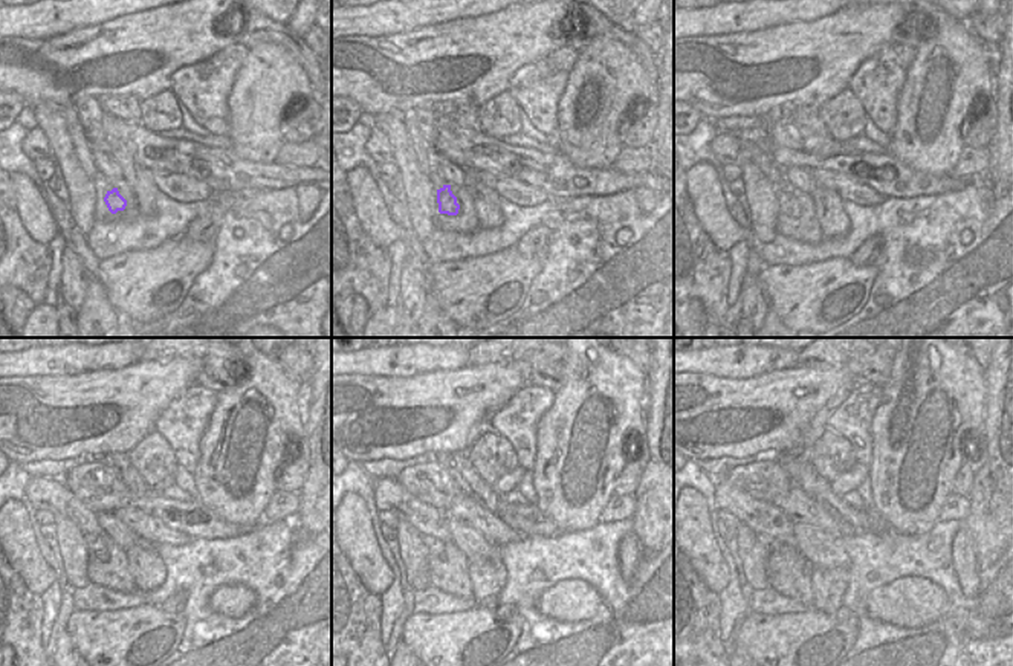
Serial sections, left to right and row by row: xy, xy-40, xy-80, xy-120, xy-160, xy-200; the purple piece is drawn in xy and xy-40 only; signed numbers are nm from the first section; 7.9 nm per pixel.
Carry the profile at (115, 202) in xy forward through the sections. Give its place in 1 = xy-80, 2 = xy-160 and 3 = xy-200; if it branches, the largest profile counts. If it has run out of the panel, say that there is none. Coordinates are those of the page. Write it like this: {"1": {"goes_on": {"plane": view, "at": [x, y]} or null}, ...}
{"1": {"goes_on": {"plane": "xy-80", "at": [786, 197]}}, "2": {"goes_on": {"plane": "xy-160", "at": [434, 546]}}, "3": {"goes_on": {"plane": "xy-200", "at": [770, 544]}}}

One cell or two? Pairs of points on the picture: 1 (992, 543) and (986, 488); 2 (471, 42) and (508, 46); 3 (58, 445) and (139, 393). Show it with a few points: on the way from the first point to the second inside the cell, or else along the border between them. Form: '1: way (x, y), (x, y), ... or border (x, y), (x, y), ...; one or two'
1: way (992, 529), (992, 501); one
2: way (480, 46), (498, 46); one
3: way (67, 420), (83, 405), (115, 400); one

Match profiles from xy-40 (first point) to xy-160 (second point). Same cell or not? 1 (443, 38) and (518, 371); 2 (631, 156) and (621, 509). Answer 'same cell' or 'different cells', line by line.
1: same cell
2: same cell

